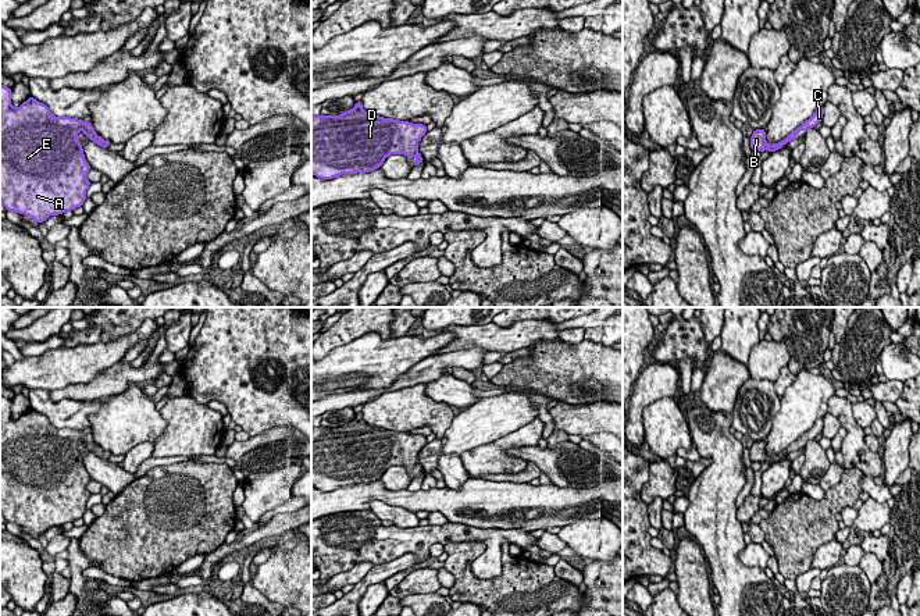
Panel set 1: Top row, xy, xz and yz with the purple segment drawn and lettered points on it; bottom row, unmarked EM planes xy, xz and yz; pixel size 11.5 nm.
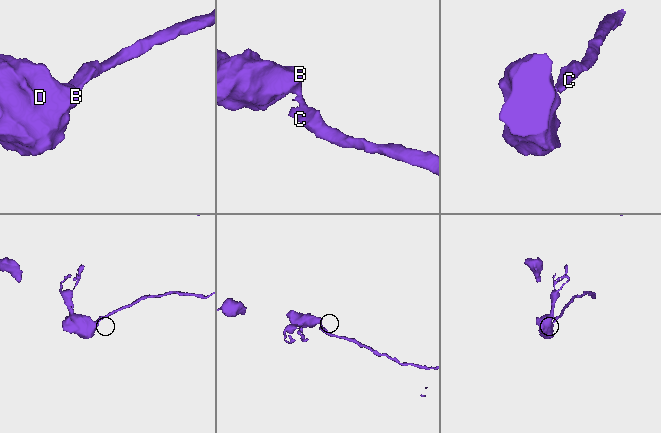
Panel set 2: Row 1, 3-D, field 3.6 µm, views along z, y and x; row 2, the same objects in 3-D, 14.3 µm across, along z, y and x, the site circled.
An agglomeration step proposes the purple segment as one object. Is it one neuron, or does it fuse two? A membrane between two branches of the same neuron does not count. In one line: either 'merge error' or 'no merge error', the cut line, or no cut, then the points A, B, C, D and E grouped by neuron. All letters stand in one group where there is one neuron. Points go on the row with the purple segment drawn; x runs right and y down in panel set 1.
no merge error; cut none; groups A B C D E

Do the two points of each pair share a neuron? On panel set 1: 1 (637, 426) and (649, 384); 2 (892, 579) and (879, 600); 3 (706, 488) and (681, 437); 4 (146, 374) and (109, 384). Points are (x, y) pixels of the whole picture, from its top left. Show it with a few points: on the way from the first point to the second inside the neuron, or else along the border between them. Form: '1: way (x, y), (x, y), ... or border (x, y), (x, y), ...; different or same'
1: way (637, 416), (637, 403), (644, 394); same
2: way (887, 584), (880, 594); same
3: border (687, 424), (694, 444); different
4: way (136, 374), (121, 374), (118, 377); same

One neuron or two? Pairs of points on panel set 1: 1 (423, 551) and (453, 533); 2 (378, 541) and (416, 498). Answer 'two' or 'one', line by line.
1: one
2: two

